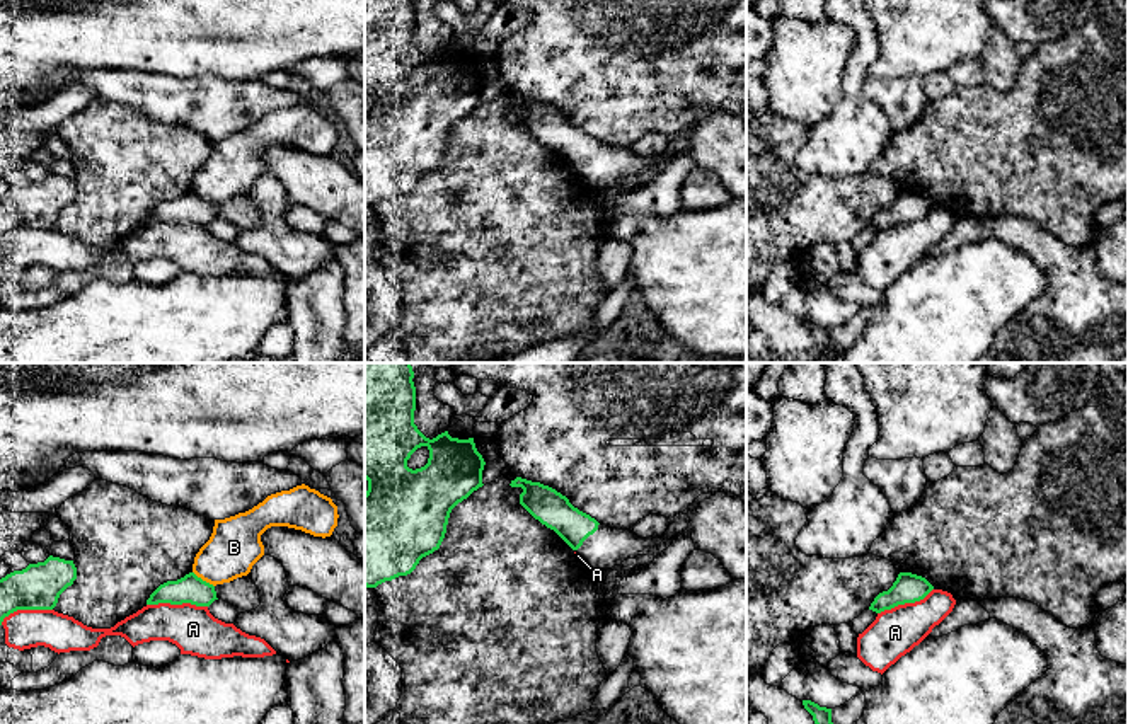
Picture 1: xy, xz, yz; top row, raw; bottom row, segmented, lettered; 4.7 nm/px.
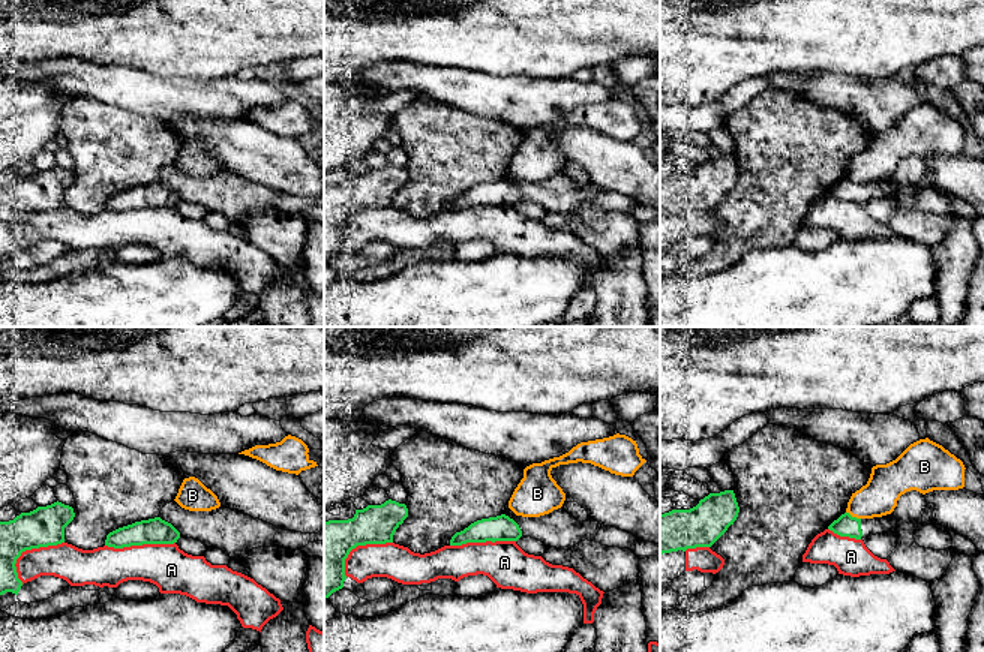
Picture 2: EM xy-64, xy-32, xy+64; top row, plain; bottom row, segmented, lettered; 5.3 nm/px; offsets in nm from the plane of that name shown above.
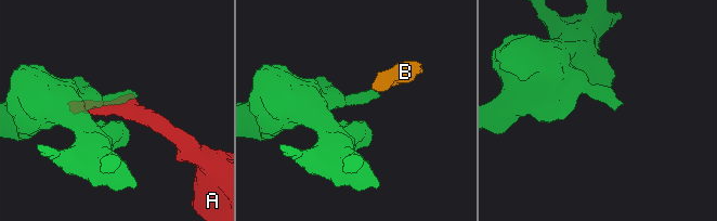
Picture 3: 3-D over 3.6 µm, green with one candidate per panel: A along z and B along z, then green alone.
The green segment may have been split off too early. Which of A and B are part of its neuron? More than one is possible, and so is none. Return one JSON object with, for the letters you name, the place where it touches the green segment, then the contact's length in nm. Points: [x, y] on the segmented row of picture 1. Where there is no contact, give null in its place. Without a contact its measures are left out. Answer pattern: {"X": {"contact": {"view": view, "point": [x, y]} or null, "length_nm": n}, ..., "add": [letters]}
{"add": []}

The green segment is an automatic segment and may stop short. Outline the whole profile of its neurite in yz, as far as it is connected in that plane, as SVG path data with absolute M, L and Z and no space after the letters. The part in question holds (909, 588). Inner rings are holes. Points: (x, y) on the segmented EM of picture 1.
M900 572L893 586L874 598L869 610L881 613L898 605L915 603L924 600L932 589L934 586L925 577Z

